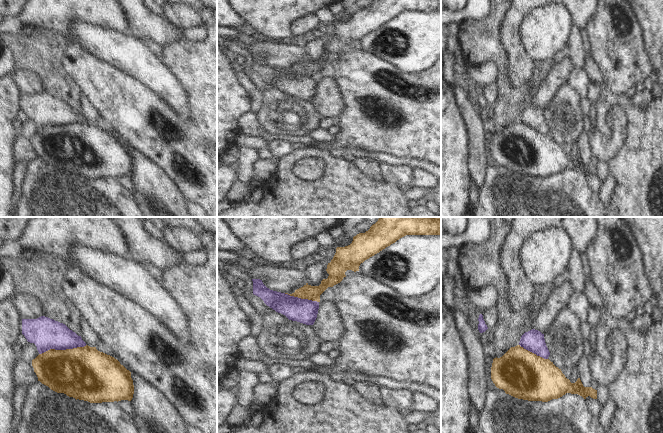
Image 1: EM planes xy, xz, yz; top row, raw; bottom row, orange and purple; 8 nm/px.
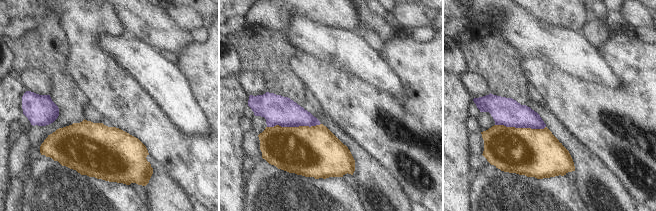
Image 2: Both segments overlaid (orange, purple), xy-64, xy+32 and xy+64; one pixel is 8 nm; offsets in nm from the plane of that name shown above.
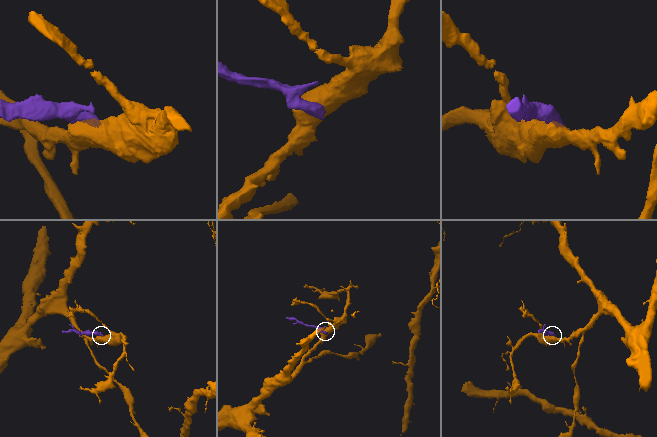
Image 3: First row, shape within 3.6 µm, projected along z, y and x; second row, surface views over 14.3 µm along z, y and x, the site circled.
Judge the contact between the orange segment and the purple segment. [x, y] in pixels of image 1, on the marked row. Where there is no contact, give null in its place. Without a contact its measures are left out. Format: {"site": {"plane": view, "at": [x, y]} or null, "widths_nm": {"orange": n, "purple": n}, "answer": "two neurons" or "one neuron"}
{"site": {"plane": "xy", "at": [62, 350]}, "widths_nm": {"orange": 420, "purple": 240}, "answer": "two neurons"}

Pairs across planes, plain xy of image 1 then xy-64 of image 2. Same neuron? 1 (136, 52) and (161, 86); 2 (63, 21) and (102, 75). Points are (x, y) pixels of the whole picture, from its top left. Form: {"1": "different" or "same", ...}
{"1": "same", "2": "same"}

